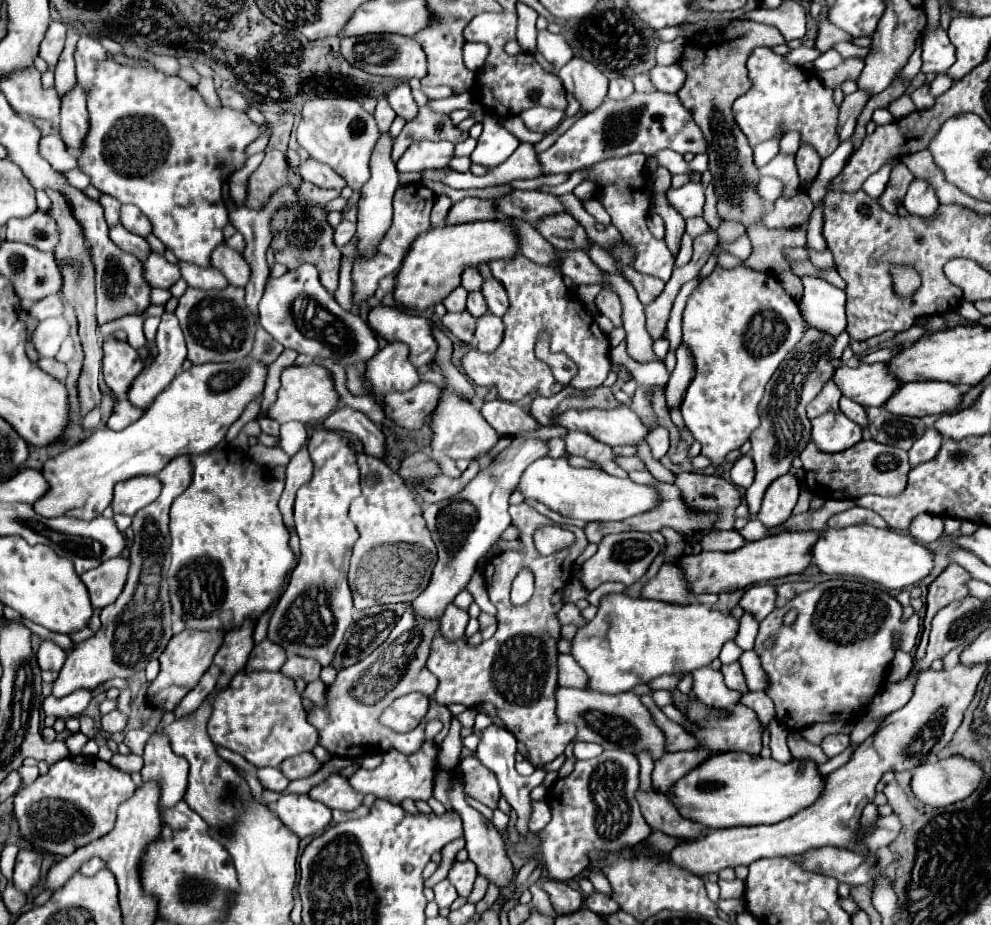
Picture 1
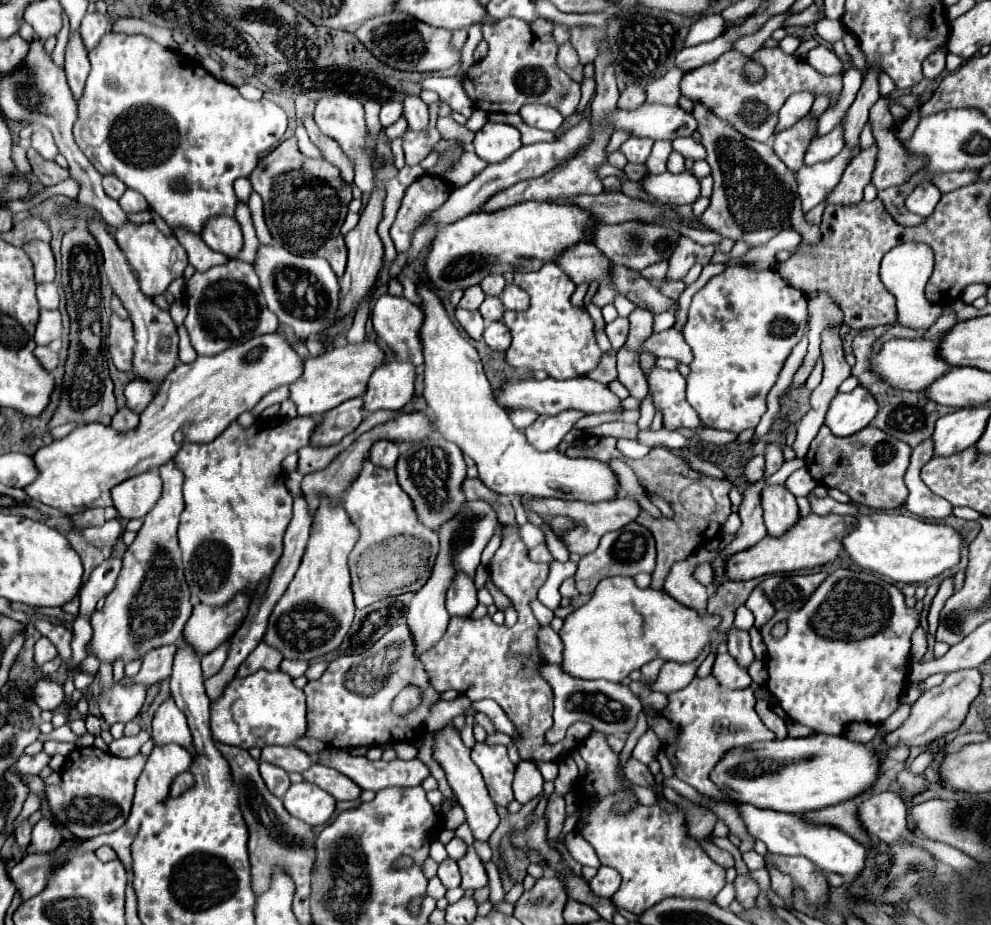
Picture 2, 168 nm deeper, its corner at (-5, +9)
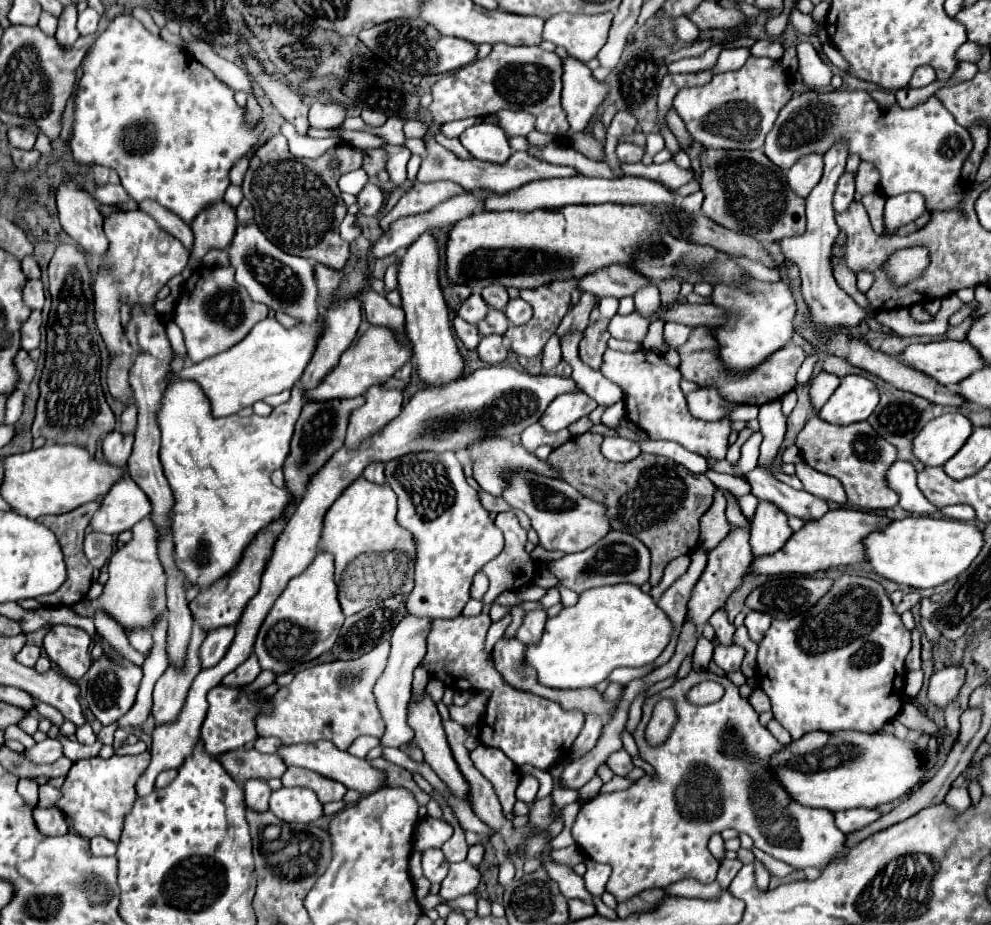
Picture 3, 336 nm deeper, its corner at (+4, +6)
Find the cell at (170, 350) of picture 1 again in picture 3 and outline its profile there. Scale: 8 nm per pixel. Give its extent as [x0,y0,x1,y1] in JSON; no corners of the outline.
[119,404,137,432]

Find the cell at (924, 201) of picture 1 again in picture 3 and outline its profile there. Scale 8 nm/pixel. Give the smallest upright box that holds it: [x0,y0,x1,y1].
[885,192,927,232]

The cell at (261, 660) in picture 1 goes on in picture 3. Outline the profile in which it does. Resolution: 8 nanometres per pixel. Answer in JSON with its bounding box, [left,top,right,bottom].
[221,654,261,686]

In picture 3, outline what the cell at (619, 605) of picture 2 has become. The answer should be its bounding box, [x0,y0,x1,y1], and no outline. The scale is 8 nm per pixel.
[525,584,673,688]

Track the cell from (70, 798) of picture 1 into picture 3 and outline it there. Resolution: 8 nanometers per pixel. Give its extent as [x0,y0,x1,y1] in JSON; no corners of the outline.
[57,752,149,842]

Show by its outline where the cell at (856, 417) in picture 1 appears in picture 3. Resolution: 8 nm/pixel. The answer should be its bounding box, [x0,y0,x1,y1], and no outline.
[811,372,841,410]

